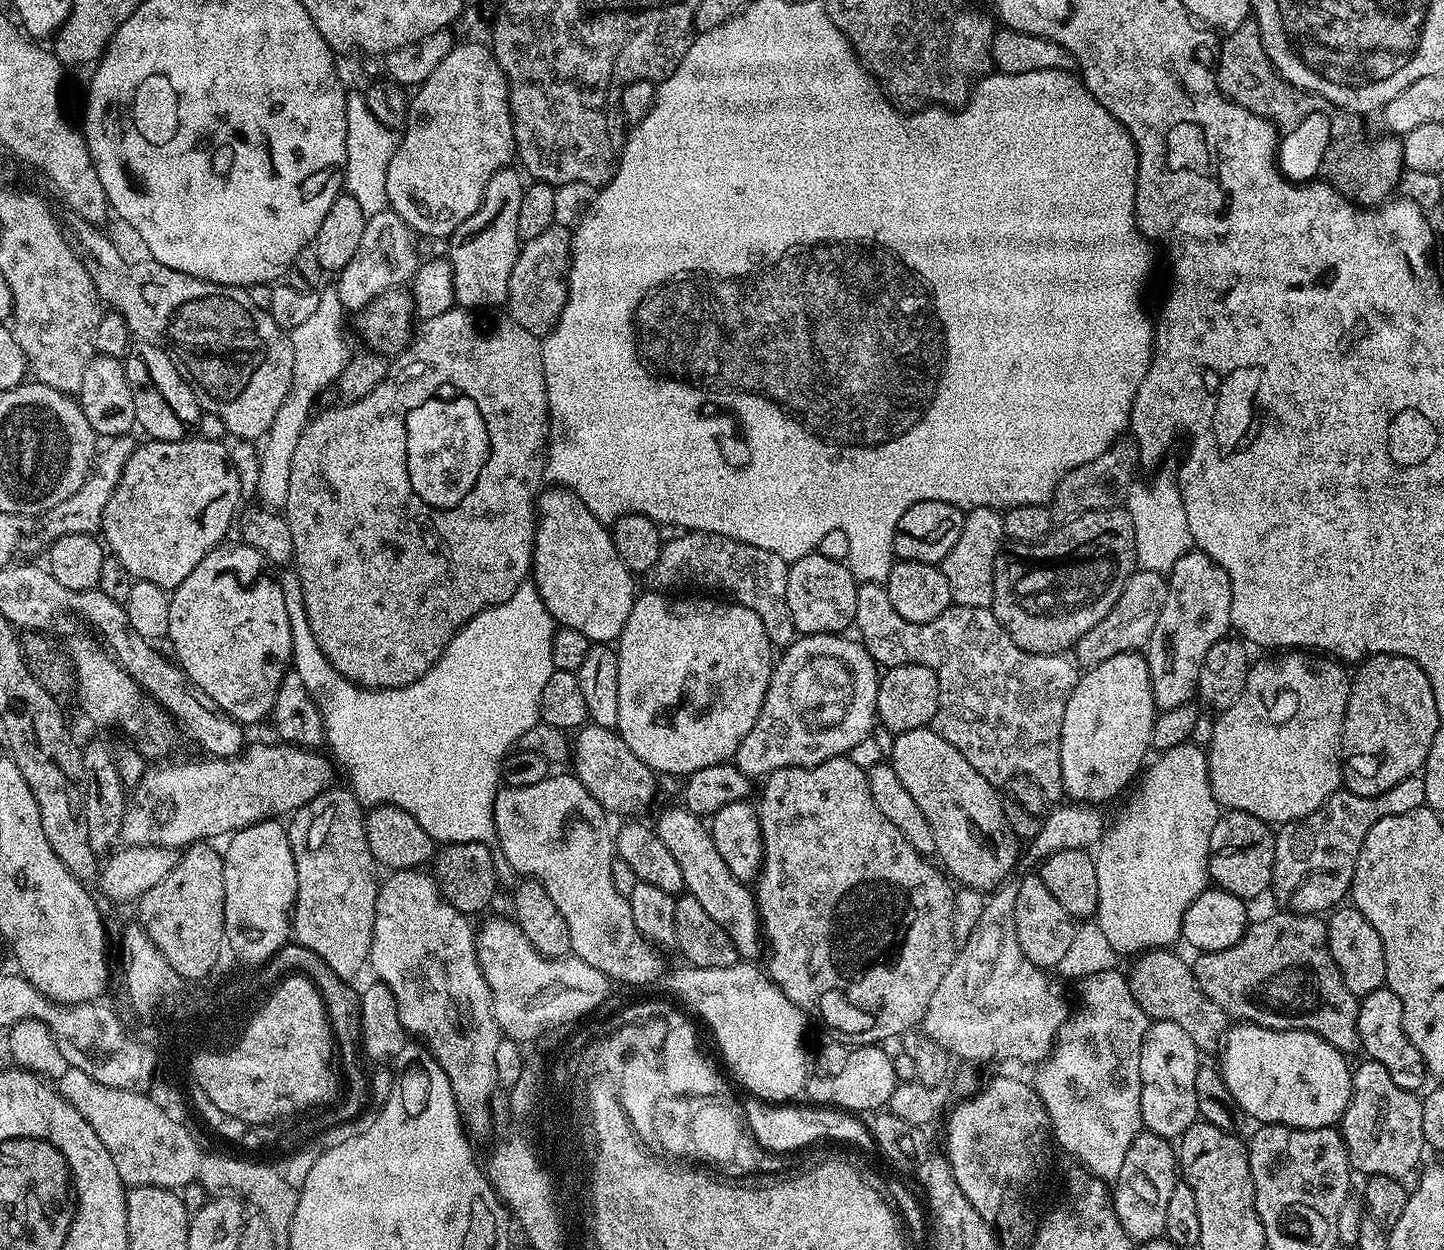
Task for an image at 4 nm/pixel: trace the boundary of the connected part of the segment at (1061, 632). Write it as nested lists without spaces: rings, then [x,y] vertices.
[[[1123,507],[1084,512],[1061,524],[1064,525],[1053,527],[1043,540],[1016,550],[1020,552],[1005,551],[994,562],[994,598],[990,610],[1019,648],[1043,656],[1064,654],[1075,649],[1082,634],[1086,634],[1086,630],[1094,630],[1094,626],[1110,614],[1114,602],[1118,602],[1118,594],[1122,594],[1137,567],[1134,524]]]

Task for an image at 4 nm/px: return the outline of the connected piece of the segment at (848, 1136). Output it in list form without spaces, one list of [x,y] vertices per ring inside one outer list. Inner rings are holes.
[[[755,1098],[747,1099],[743,1103],[749,1128],[764,1150],[784,1156],[786,1152],[796,1152],[818,1142],[842,1142],[855,1144],[860,1150],[873,1151],[875,1149],[871,1129],[866,1124],[863,1125],[859,1121],[861,1119],[853,1113],[847,1113],[843,1109],[835,1109],[831,1106],[798,1105],[770,1105]]]

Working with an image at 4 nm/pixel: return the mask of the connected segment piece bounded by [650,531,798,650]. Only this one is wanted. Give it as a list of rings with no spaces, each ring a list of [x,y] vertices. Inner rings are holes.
[[[685,531],[683,534],[676,534],[669,544],[667,541],[661,547],[660,557],[652,567],[650,579],[656,583],[653,585],[664,590],[689,584],[692,588],[709,588],[712,591],[709,593],[712,594],[723,594],[729,601],[749,608],[758,618],[762,618],[768,639],[777,649],[783,650],[798,636],[790,618],[790,606],[786,606],[789,567],[789,561],[778,558],[778,554],[770,550],[739,544],[737,540],[725,536]]]

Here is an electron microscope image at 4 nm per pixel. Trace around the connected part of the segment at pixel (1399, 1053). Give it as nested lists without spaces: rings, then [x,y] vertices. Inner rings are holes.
[[[1385,986],[1359,997],[1359,1002],[1358,1034],[1363,1055],[1369,1060],[1382,1062],[1382,1066],[1390,1070],[1390,1078],[1394,1078],[1398,1086],[1402,1086],[1408,1092],[1419,1093],[1424,1084],[1424,1076],[1426,1077],[1424,1059],[1414,1042],[1406,1038],[1402,1022],[1402,1002],[1398,999],[1398,994],[1394,994],[1394,990]]]

